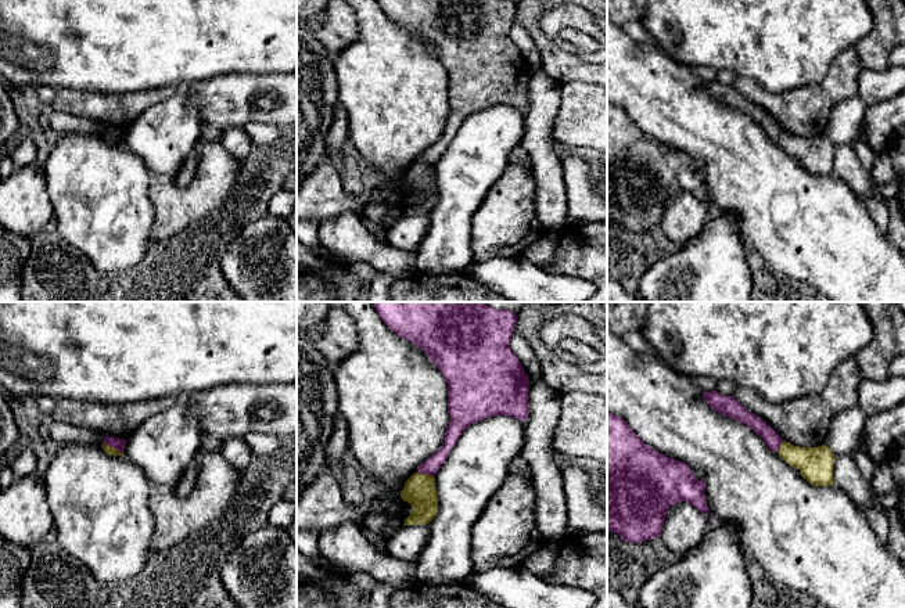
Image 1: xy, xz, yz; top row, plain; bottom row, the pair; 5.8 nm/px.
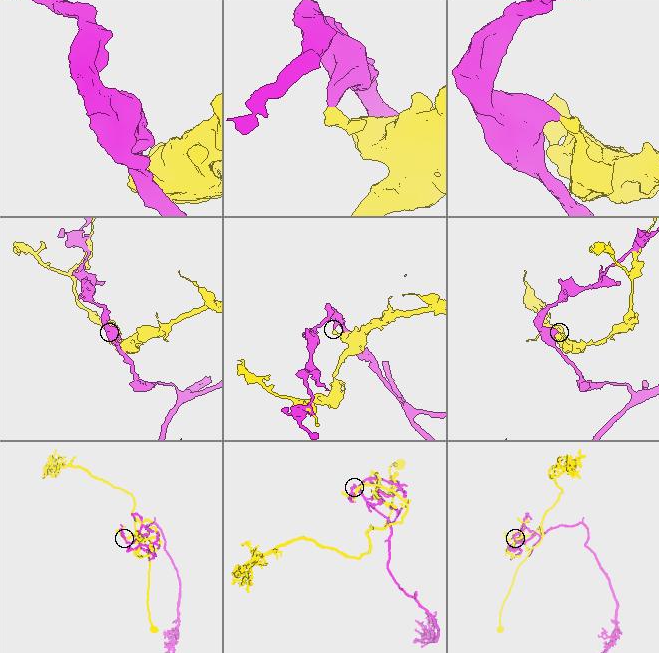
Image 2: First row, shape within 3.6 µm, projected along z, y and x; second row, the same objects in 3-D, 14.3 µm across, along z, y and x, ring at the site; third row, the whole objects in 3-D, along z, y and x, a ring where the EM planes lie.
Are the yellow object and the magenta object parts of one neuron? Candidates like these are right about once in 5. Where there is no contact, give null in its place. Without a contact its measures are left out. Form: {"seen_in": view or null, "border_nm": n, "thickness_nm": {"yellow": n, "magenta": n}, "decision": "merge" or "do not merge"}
{"seen_in": "xy", "border_nm": 140, "thickness_nm": {"yellow": 50, "magenta": 70}, "decision": "do not merge"}

